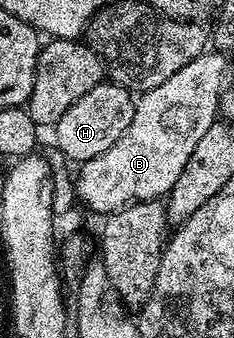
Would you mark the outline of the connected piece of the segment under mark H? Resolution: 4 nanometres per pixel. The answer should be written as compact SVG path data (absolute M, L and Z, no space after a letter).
M102 82L95 86L95 90L87 90L79 102L67 106L67 114L59 118L55 126L57 132L57 148L69 160L84 162L91 158L99 158L103 150L111 150L119 138L131 126L131 122L137 113L134 93L122 84Z

